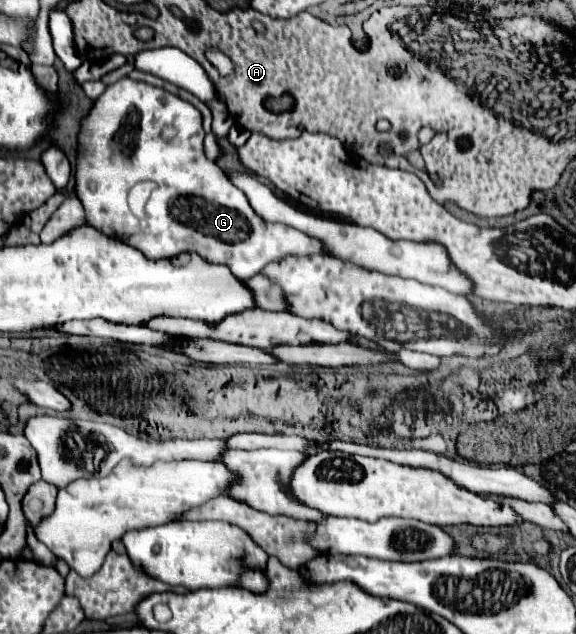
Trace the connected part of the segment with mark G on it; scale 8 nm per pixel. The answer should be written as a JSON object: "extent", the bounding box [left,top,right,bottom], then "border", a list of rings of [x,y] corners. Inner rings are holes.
{"extent":[74,77,324,279],"border":[[[124,77],[114,85],[108,85],[106,91],[94,101],[90,113],[82,119],[82,127],[78,133],[78,159],[74,173],[74,191],[82,201],[86,211],[86,223],[96,227],[96,231],[106,231],[112,237],[122,239],[124,243],[142,251],[148,259],[170,259],[170,255],[178,255],[184,251],[196,251],[202,259],[210,259],[214,263],[226,265],[236,279],[248,279],[250,275],[258,275],[270,261],[276,261],[284,255],[314,255],[324,253],[322,243],[296,231],[282,223],[266,223],[262,221],[252,207],[248,205],[246,195],[236,189],[226,173],[204,155],[204,129],[200,111],[196,111],[190,103],[176,99],[176,95],[152,87],[142,81],[134,81]],[[162,127],[174,127],[176,137],[164,139]],[[140,181],[154,181],[158,187],[150,195],[146,205],[146,217],[138,219],[128,207],[128,193],[132,185]]]}

